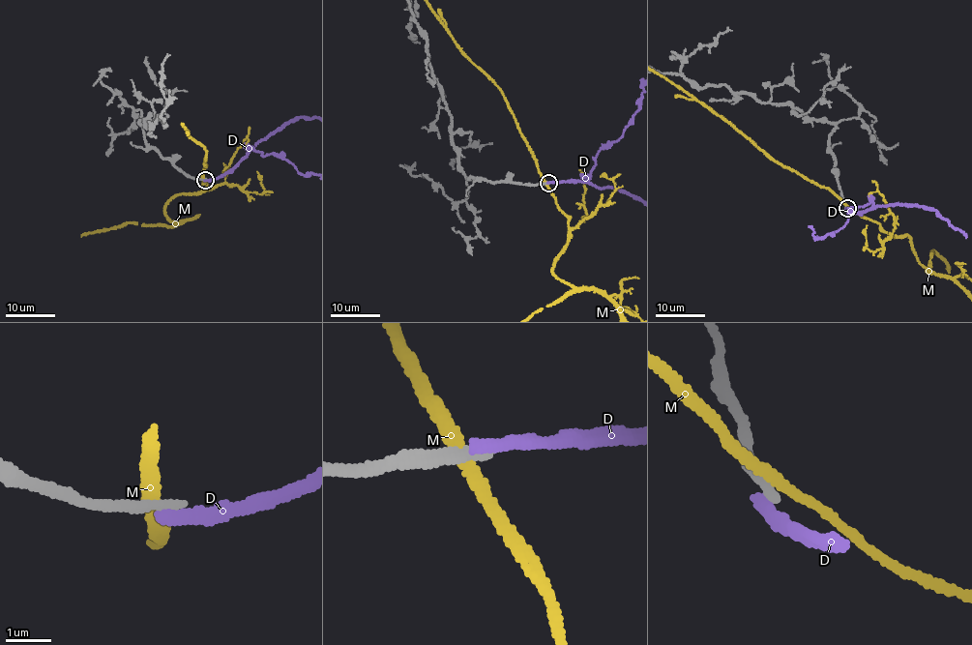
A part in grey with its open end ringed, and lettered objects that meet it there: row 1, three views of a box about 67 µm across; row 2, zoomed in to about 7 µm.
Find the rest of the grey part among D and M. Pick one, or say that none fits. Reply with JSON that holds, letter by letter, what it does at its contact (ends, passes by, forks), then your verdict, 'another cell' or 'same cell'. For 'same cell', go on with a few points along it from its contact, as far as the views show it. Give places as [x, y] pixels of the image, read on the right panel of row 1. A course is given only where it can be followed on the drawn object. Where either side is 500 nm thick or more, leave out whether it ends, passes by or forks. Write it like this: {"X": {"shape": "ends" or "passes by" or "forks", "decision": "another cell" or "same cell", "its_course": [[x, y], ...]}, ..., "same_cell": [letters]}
{"D": {"shape": "ends", "decision": "another cell"}, "M": {"shape": "passes by", "decision": "another cell"}, "same_cell": []}

